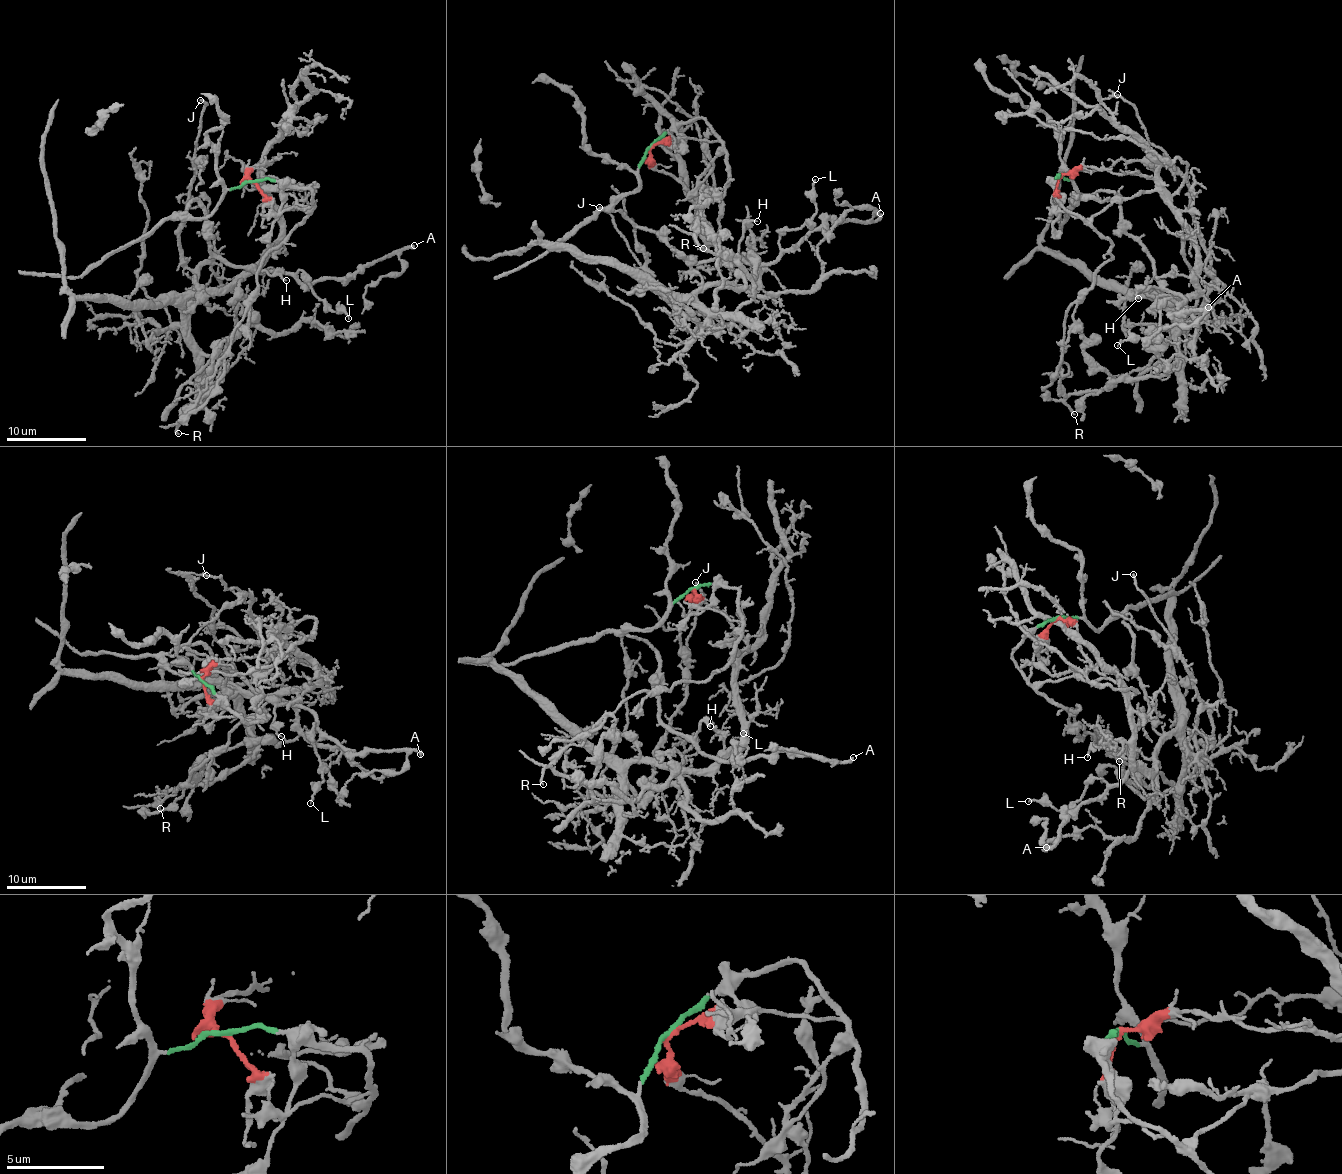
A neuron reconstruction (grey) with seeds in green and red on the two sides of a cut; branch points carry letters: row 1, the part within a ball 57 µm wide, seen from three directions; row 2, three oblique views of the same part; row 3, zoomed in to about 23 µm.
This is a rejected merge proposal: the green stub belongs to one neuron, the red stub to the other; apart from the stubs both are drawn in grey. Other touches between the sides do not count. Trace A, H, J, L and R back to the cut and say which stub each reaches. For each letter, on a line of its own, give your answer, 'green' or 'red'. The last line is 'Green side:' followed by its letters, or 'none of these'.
A: green
H: green
J: red
L: green
R: red
Green side: A, H, L

